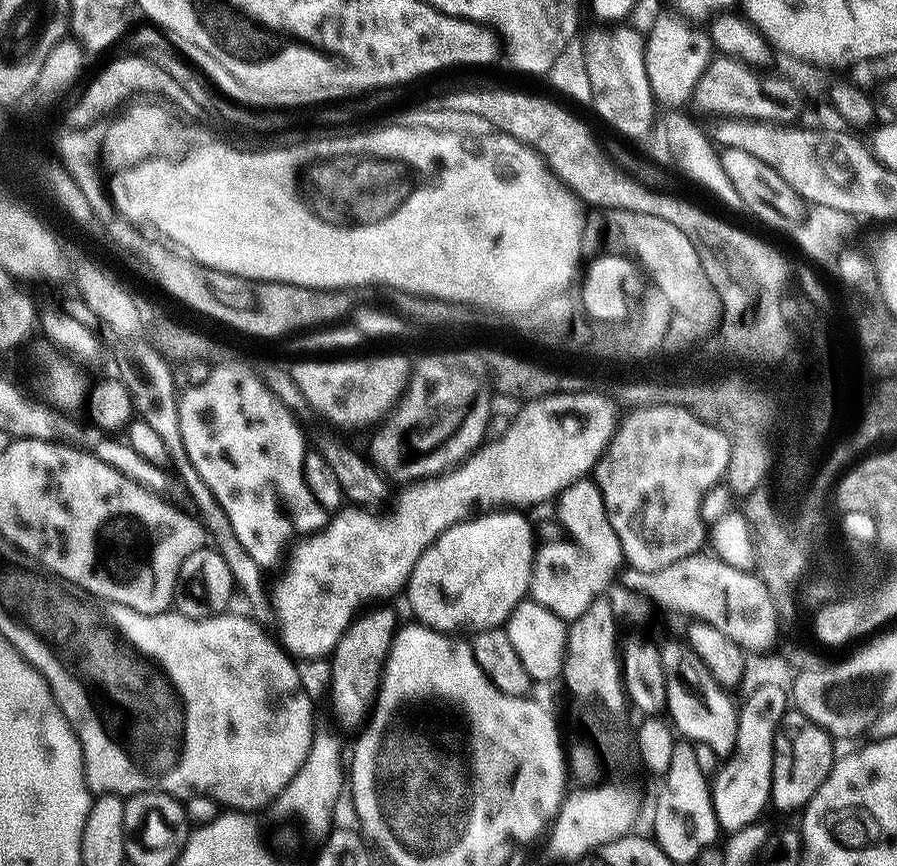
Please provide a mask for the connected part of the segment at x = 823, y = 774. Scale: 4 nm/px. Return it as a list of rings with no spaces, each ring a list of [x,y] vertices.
[[[795,710],[784,713],[780,728],[776,731],[774,742],[774,762],[772,763],[772,799],[771,807],[780,812],[792,812],[803,809],[814,798],[818,786],[826,782],[834,763],[832,756],[833,737],[825,728],[812,724],[810,718]]]

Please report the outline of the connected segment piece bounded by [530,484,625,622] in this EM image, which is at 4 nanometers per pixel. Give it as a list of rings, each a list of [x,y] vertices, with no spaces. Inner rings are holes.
[[[575,486],[560,493],[558,499],[564,503],[564,517],[559,523],[570,535],[576,539],[576,544],[588,556],[567,556],[564,552],[537,551],[536,558],[532,562],[532,587],[530,589],[531,599],[538,601],[546,610],[558,614],[566,622],[579,618],[601,595],[600,592],[608,583],[613,582],[614,577],[621,571],[625,563],[624,552],[616,552],[618,540],[612,540],[614,532],[608,532],[610,524],[604,524],[608,516],[600,516],[600,508],[572,508],[572,504],[580,504],[580,500],[568,500],[568,496],[584,496],[584,492],[576,492]]]

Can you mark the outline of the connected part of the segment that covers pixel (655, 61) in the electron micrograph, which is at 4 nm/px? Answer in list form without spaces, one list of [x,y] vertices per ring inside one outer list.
[[[671,10],[660,13],[645,37],[645,66],[657,103],[680,106],[695,95],[698,79],[714,55],[711,35],[695,21]]]

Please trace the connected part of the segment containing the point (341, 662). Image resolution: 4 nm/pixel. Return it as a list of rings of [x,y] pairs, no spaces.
[[[372,608],[369,612],[364,610],[348,625],[340,641],[336,643],[336,650],[330,658],[330,661],[332,660],[332,710],[336,714],[335,723],[345,733],[346,731],[355,733],[363,729],[366,723],[366,717],[376,699],[376,691],[380,688],[384,660],[388,657],[392,640],[396,637],[397,627],[398,621],[394,609]]]

